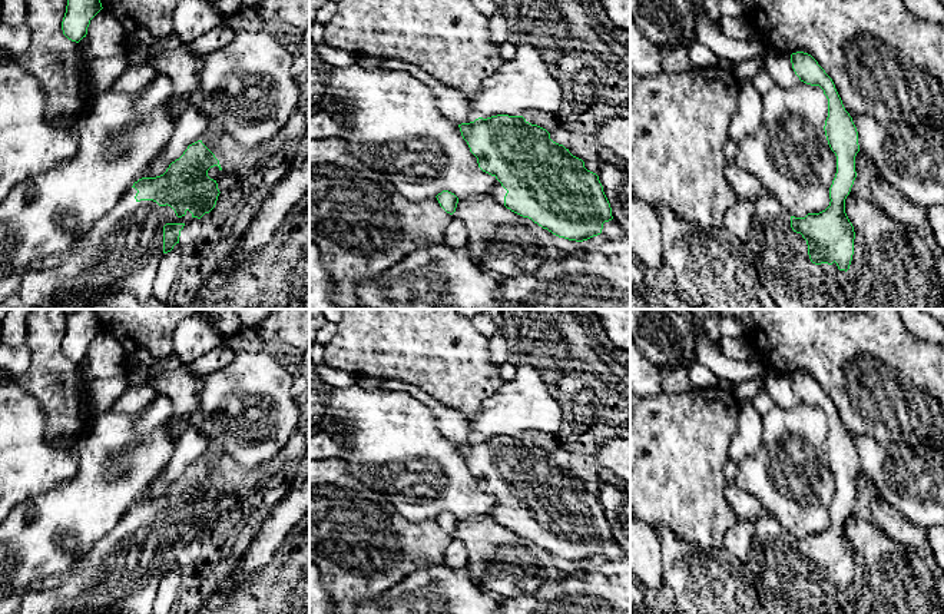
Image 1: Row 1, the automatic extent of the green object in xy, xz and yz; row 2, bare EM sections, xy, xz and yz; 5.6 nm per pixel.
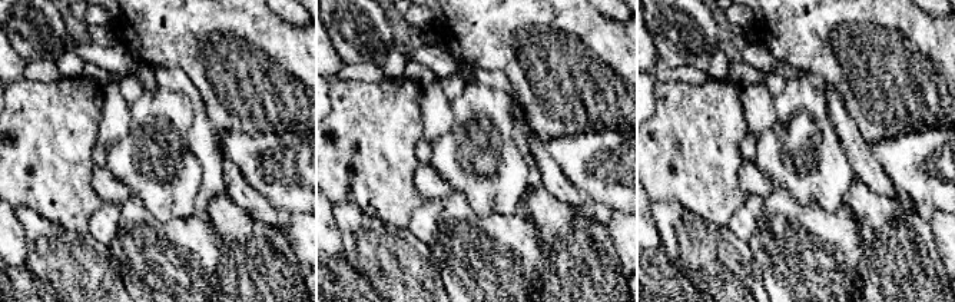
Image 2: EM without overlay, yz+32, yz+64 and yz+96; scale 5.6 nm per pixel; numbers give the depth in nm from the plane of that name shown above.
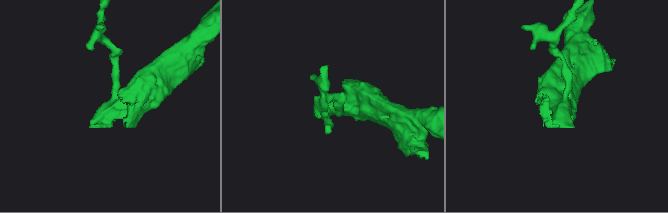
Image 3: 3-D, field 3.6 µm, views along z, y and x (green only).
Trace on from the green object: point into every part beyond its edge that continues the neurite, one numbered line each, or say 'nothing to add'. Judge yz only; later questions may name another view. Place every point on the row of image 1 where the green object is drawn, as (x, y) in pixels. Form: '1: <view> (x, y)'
1: yz (781, 259)

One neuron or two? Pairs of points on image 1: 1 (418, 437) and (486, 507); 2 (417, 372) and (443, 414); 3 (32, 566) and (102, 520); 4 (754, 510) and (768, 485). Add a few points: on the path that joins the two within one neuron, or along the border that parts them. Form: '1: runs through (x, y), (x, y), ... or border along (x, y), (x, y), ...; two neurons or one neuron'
1: runs through (436, 454), (469, 490); one neuron
2: border along (430, 395), (463, 414); two neurons
3: runs through (43, 547), (70, 520), (83, 520); one neuron
4: border along (758, 503), (762, 510); two neurons

